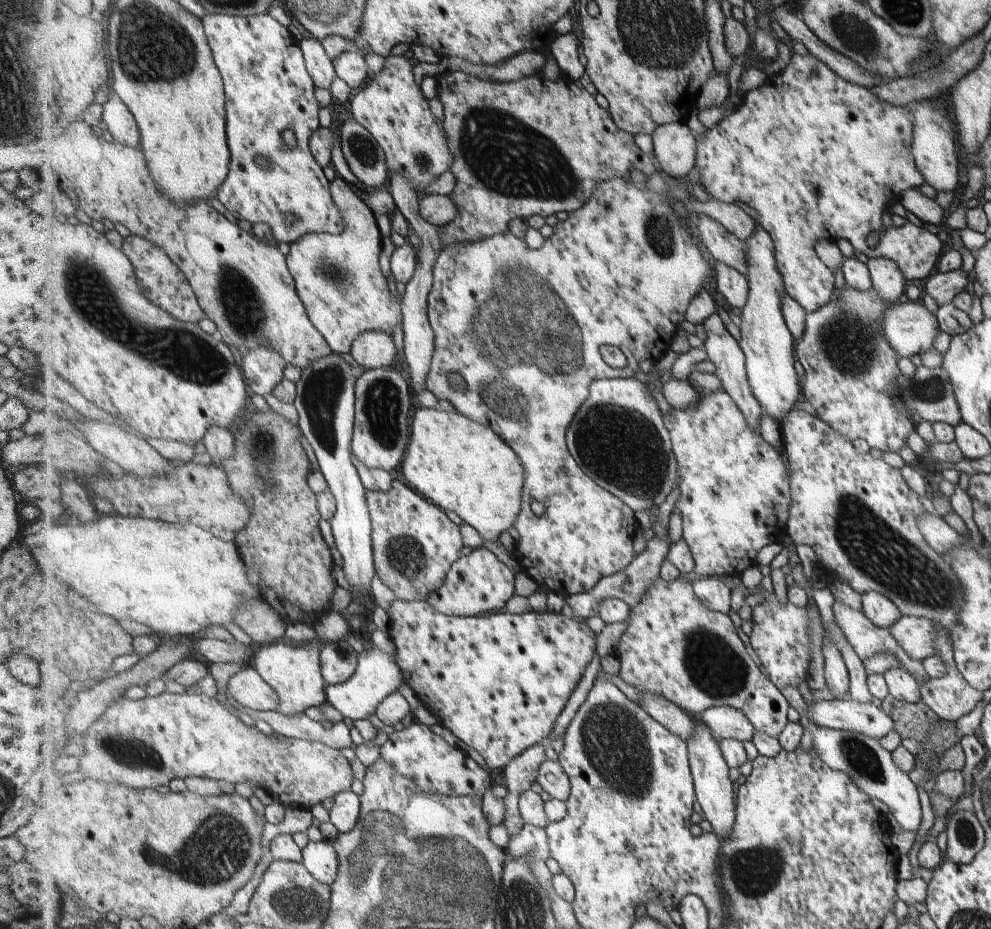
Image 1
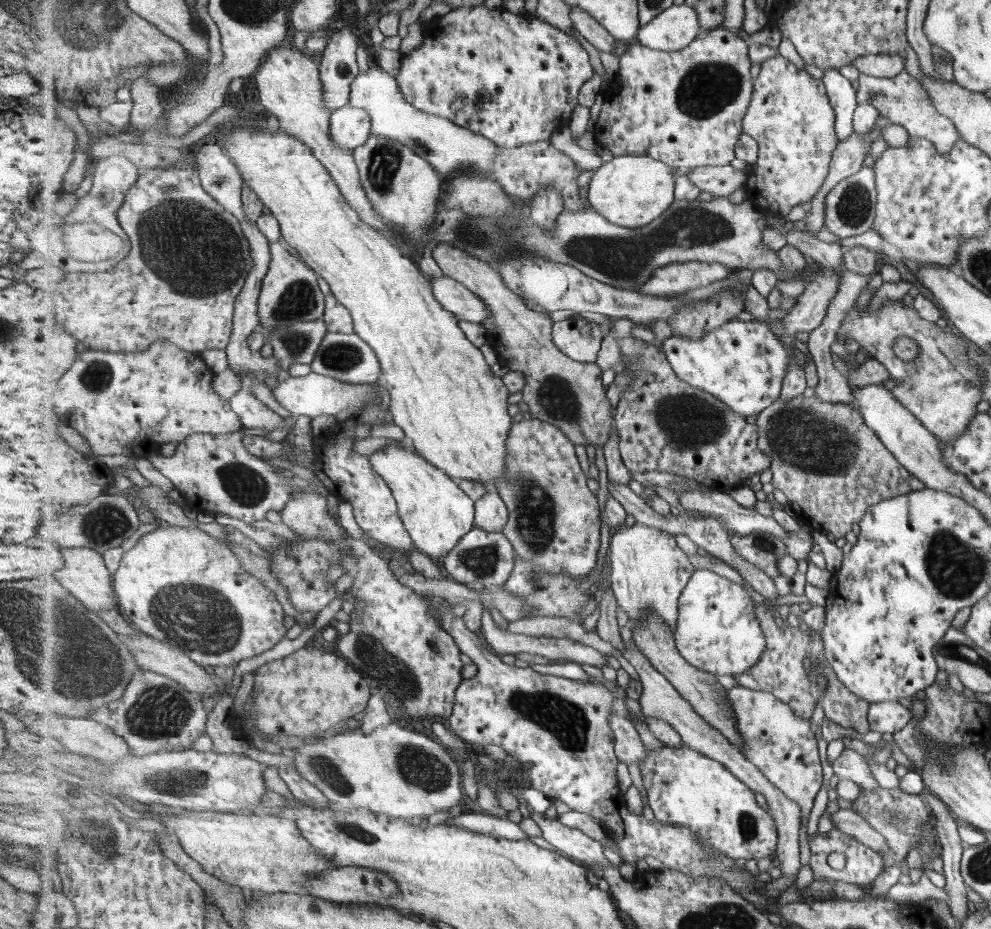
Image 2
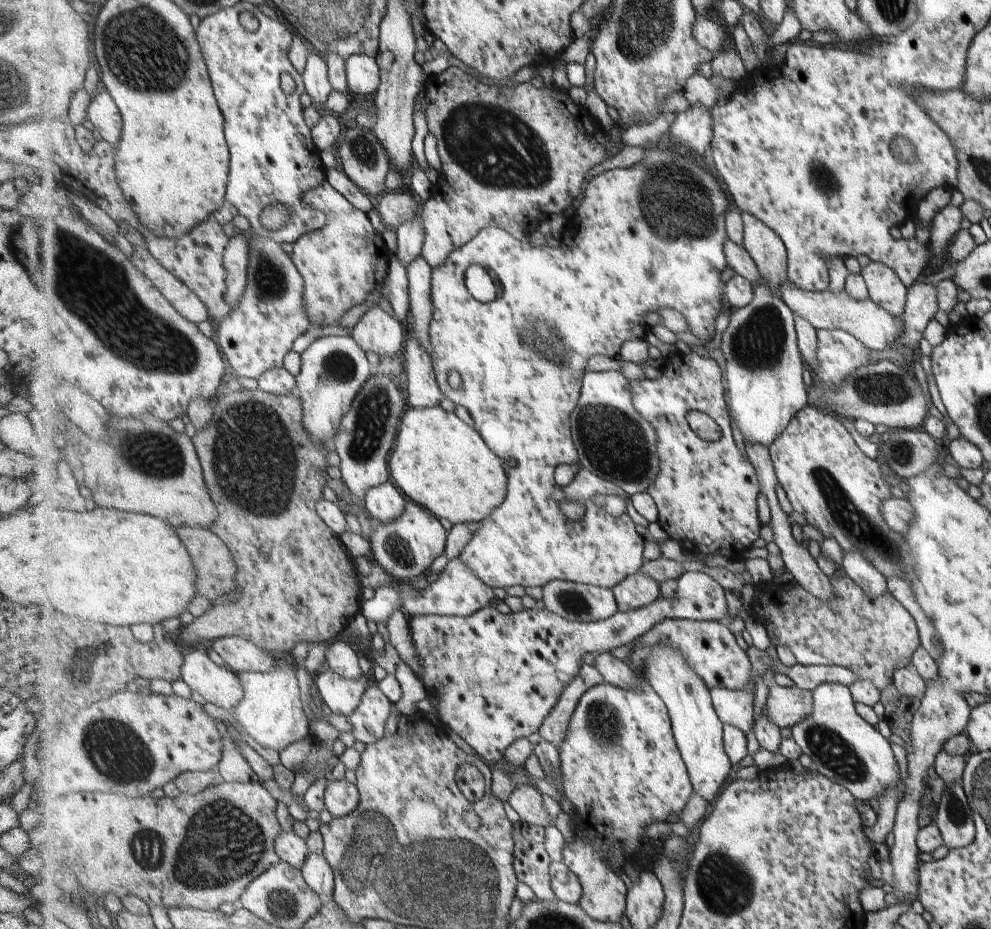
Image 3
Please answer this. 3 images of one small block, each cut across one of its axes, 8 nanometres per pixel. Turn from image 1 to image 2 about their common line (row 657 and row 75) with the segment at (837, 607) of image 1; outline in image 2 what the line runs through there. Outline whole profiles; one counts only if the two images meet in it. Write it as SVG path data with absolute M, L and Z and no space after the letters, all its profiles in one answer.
M904 71L891 78L878 78L861 73L856 84L859 104L869 104L880 111L881 116L889 120L889 124L901 126L907 131L909 139L923 137L931 141L940 153L949 153L961 137L954 128L953 122L943 117L933 106L930 95L922 88L919 80Z

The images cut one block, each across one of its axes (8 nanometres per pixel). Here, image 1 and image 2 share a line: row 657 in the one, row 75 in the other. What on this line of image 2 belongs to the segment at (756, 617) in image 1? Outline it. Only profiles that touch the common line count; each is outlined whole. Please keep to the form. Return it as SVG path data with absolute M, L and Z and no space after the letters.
M780 55L765 60L761 65L760 73L754 80L754 95L743 122L743 130L758 141L759 159L751 169L745 191L747 198L752 199L759 210L786 217L797 204L807 207L826 183L831 159L840 142L835 130L837 114L824 82L811 76L811 72L798 70L793 62Z

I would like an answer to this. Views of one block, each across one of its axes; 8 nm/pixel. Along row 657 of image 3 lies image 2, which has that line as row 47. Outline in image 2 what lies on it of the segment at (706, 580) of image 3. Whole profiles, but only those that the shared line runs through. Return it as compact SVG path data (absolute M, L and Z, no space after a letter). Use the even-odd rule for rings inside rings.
M487 6L461 7L451 10L442 17L432 19L433 28L431 34L424 38L423 45L410 54L405 54L400 58L400 68L397 72L397 80L399 89L407 101L414 105L419 111L429 113L434 116L446 117L462 128L471 129L473 132L481 136L486 136L489 140L493 140L499 147L515 148L525 143L538 143L539 141L549 141L551 134L555 130L567 125L573 114L573 110L580 106L579 95L583 86L595 76L595 72L591 68L591 56L589 52L579 44L579 40L575 40L570 33L566 33L563 29L555 27L551 23L547 23L541 18L531 18L527 16L523 22L523 15L511 14L511 12L503 12L503 20L499 18L499 10L489 10ZM499 36L503 42L503 52L501 52L501 66L499 66Z

